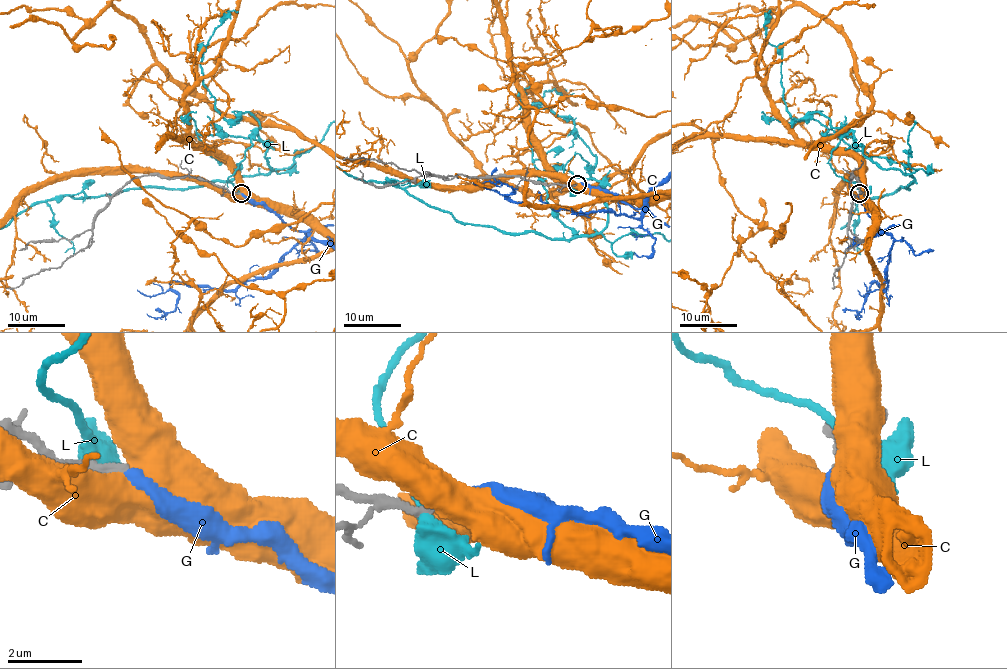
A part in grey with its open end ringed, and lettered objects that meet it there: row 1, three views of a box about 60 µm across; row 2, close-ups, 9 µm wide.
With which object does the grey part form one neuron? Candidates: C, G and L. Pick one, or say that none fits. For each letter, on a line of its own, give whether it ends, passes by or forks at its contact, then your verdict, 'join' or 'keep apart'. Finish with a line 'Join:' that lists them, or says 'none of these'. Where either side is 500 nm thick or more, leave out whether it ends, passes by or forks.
C: keep apart
G: it ends | join
L: it passes by | keep apart
Join: G

